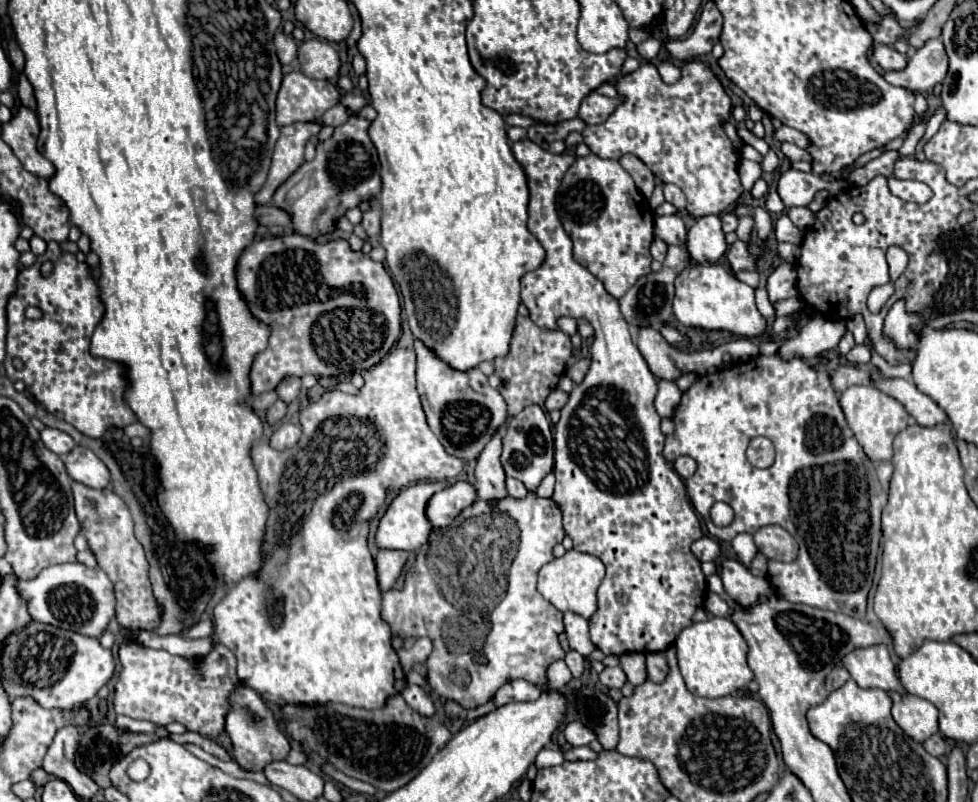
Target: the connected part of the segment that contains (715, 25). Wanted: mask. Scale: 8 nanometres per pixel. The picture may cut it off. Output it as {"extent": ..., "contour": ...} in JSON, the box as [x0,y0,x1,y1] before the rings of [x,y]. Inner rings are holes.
{"extent":[668,2,722,60],"contour":[[[708,2],[702,8],[700,20],[694,28],[694,32],[686,38],[686,40],[678,40],[678,42],[668,42],[668,52],[672,58],[676,60],[692,60],[696,56],[708,54],[712,52],[714,44],[720,42],[720,34],[722,34],[722,12],[716,10],[714,2]]]}

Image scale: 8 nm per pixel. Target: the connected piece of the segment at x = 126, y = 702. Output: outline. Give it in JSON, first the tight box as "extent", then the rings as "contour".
{"extent":[114,642,238,750],"contour":[[[126,642],[118,650],[122,672],[116,682],[114,710],[116,714],[130,716],[134,720],[150,720],[154,724],[182,722],[188,730],[220,740],[226,750],[232,750],[228,738],[224,738],[224,714],[228,712],[228,694],[238,684],[236,656],[222,644],[218,644],[196,670],[186,658],[168,654],[166,650],[146,648],[136,642]]]}

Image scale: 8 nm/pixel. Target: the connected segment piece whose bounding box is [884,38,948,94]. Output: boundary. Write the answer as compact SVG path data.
M934 38L928 40L916 54L910 58L910 64L900 72L886 72L884 80L892 86L906 88L914 94L930 92L934 84L944 80L948 72L948 58L944 52L944 44Z

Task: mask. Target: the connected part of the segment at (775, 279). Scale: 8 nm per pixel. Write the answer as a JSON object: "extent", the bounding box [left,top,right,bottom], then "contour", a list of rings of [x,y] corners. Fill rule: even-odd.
{"extent":[766,262,798,302],"contour":[[[782,262],[768,276],[766,290],[768,290],[770,302],[778,302],[778,300],[786,300],[786,298],[798,296],[798,290],[796,290],[796,268],[792,264]]]}

